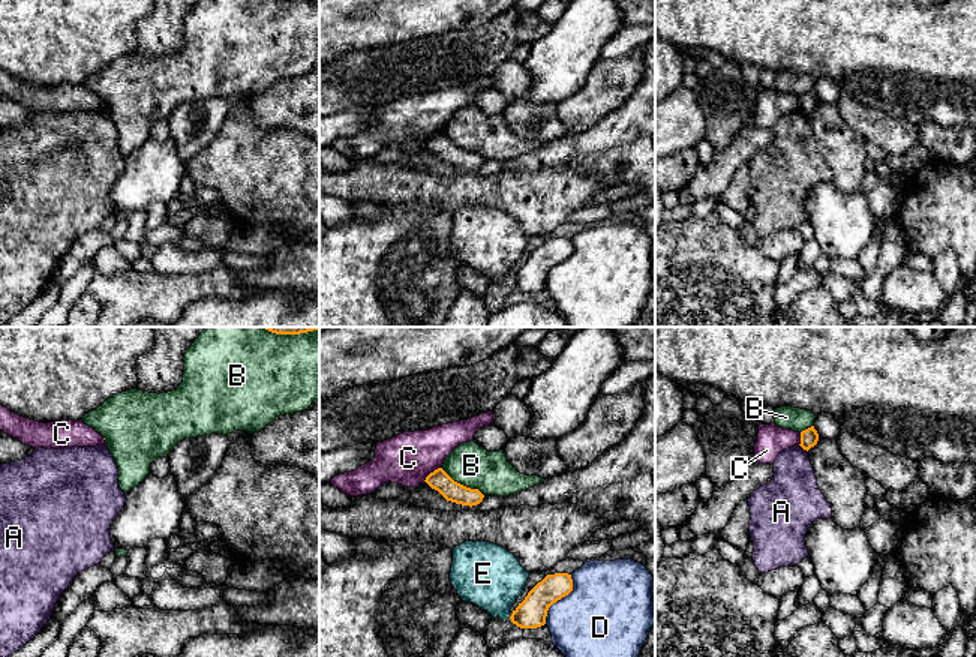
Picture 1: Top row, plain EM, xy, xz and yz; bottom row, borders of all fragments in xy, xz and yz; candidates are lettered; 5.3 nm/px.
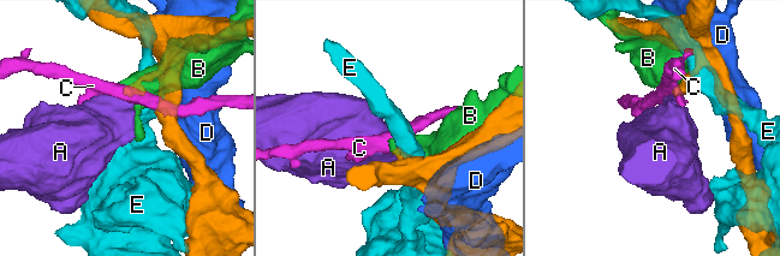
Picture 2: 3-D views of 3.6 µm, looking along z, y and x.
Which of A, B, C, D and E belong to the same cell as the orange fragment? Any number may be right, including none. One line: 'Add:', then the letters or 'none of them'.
Add: none of them

